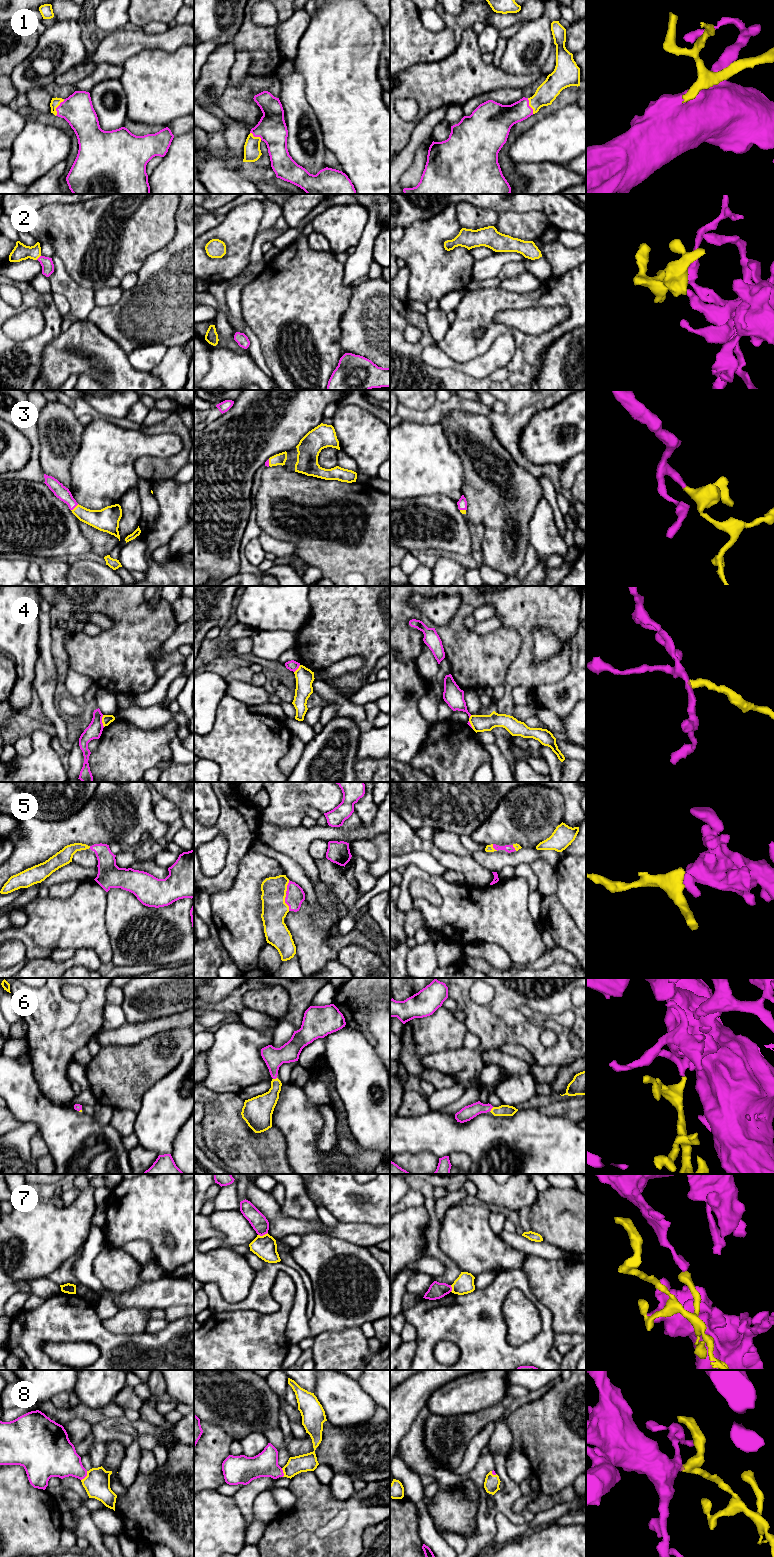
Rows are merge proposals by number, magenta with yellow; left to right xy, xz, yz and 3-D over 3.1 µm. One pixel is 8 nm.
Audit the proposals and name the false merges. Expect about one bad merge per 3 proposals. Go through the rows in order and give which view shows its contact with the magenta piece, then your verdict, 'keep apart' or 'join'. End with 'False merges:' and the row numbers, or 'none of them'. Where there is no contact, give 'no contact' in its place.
1: contact in xy; join
2: contact in xy; join
3: contact in xy; join
4: contact in xy; keep apart
5: contact in xz; join
6: contact in yz; join
7: contact in xz; keep apart
8: contact in xy; join
False merges: 4, 7

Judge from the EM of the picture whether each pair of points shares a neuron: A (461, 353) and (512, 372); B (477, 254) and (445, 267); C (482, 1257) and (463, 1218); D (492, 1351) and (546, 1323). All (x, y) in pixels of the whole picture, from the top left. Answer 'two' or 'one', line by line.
A: one
B: two
C: one
D: one

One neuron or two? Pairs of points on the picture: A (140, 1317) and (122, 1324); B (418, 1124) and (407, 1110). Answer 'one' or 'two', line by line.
A: one
B: two

